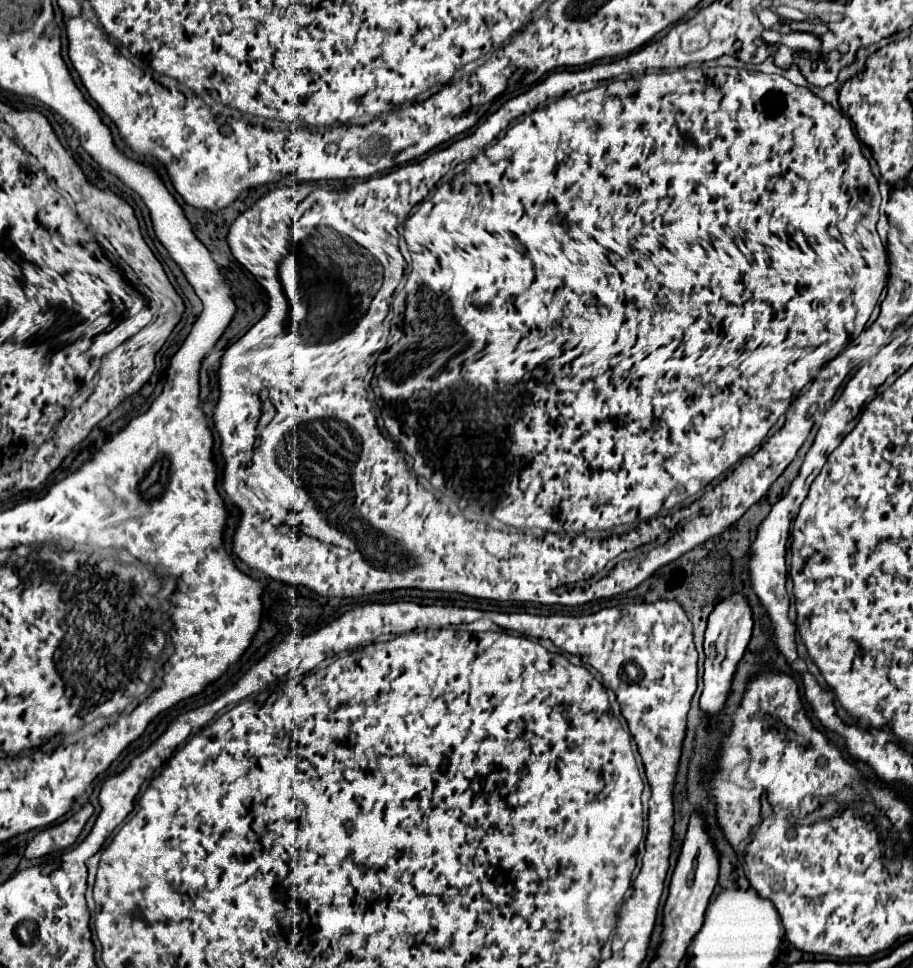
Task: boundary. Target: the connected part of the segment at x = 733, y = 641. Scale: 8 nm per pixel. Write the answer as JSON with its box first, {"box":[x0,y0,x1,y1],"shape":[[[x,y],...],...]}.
{"box":[700,593,752,713],"shape":[[[732,593],[730,597],[722,599],[714,611],[710,613],[708,617],[708,629],[706,629],[706,639],[704,639],[704,647],[710,649],[714,647],[716,655],[710,659],[706,657],[706,663],[704,663],[704,691],[702,691],[702,697],[700,697],[700,709],[704,713],[718,713],[722,707],[724,707],[724,701],[726,701],[726,695],[730,691],[730,685],[732,685],[732,677],[736,673],[736,665],[738,661],[742,659],[744,655],[744,649],[750,641],[750,635],[752,635],[752,607],[746,599],[746,595],[742,593]]]}

